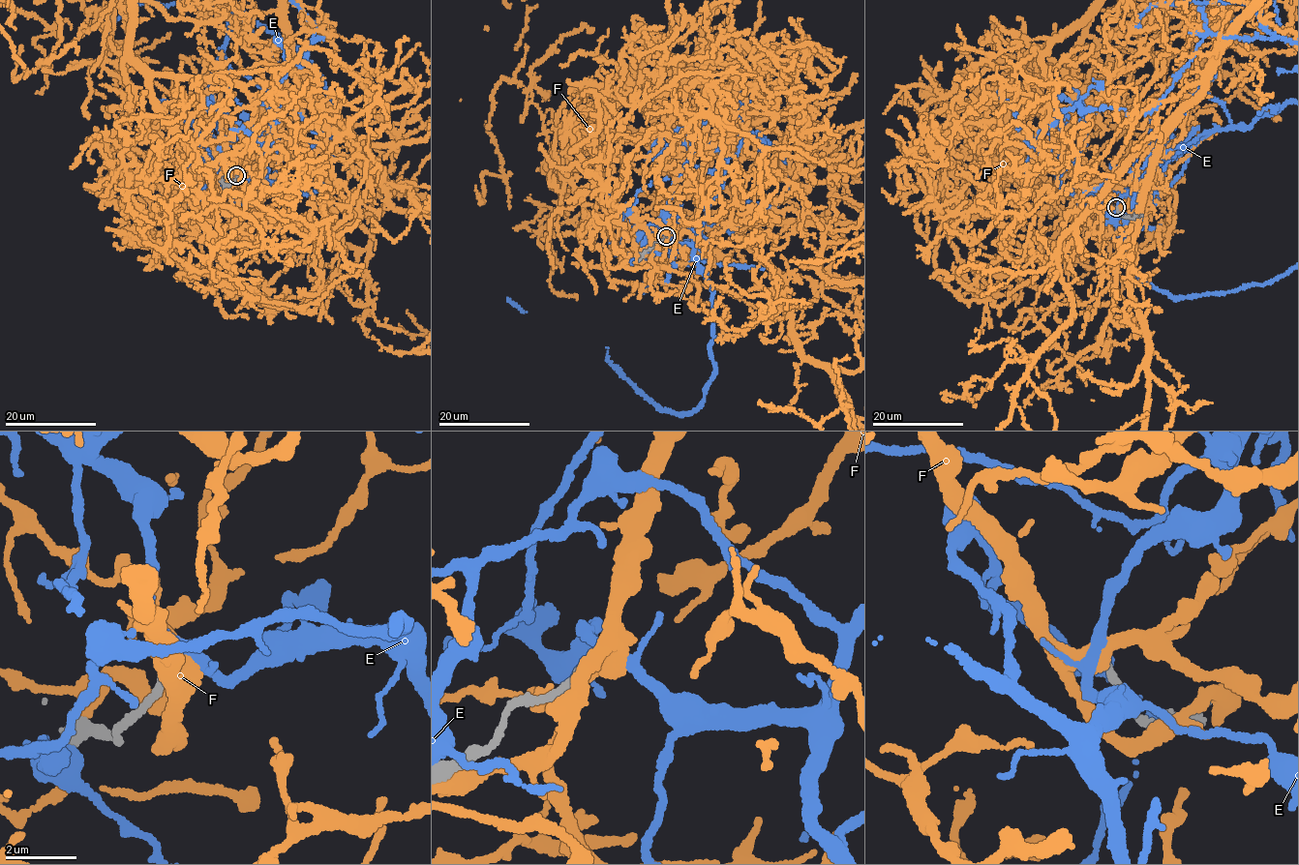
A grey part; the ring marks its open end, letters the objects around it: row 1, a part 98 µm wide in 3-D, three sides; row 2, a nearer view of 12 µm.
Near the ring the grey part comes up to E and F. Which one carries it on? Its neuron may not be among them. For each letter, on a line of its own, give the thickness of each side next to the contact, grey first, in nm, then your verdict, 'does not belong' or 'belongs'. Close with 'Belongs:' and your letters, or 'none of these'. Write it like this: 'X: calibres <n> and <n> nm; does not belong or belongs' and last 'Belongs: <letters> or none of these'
E: calibres 190 and 320 nm; does not belong
F: calibres 200 and 480 nm; does not belong
Belongs: none of these

